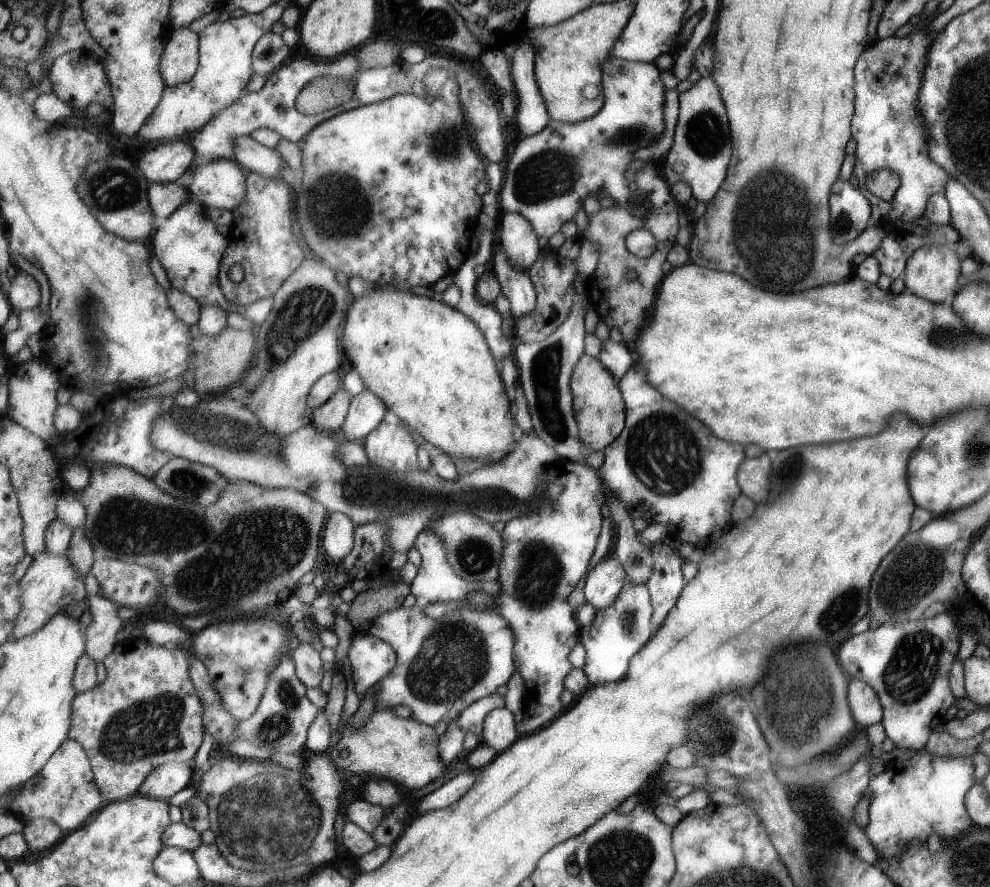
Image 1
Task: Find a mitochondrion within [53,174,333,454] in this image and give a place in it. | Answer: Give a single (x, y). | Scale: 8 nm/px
(87, 306)

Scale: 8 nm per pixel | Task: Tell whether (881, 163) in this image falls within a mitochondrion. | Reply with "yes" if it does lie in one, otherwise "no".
no

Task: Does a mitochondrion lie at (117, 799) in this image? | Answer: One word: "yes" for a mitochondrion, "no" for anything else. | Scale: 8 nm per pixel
no

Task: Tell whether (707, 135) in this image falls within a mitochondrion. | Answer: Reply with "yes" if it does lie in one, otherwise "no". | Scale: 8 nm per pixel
yes

